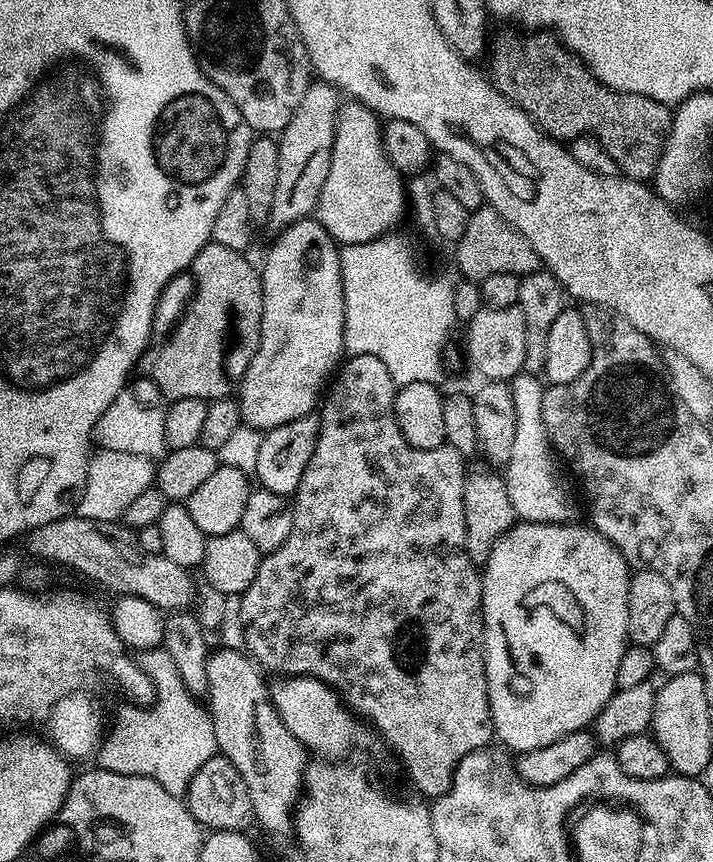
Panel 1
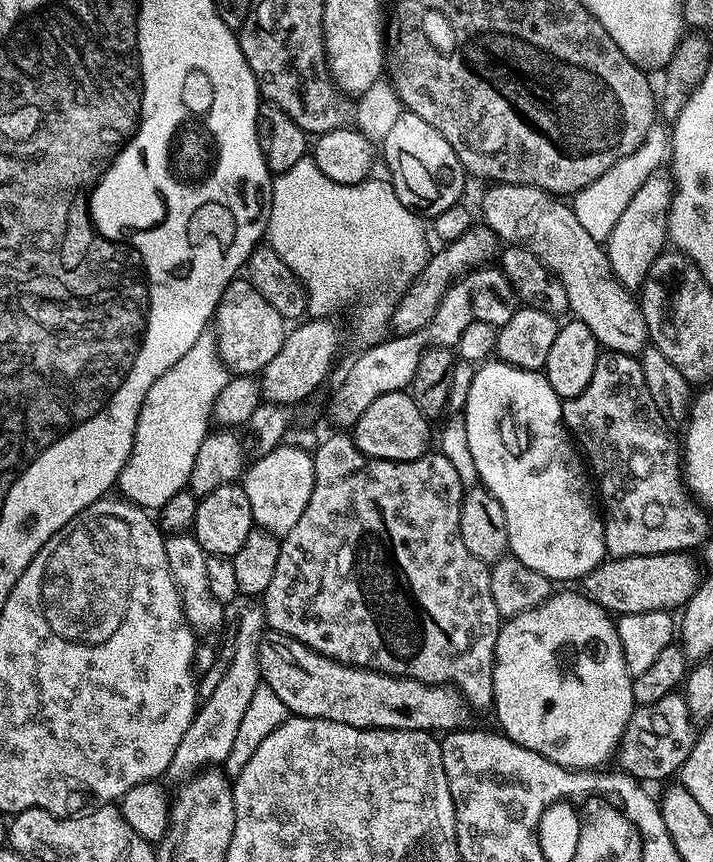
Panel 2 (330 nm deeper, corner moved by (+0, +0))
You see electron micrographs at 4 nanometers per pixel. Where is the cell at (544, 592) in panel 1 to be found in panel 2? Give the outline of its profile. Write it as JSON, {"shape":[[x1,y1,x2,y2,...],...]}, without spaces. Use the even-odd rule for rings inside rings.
{"shape":[[560,592,549,596,548,601,539,604,533,612,523,612,517,616,505,619,500,625,498,642,496,643,496,661,494,662,494,674,492,675,492,685,494,694,492,703,499,731,508,736,516,744,521,744,523,748,534,750,542,754,550,763,557,764,569,770,600,770,608,759,617,755,620,739,624,737,626,726,630,722,634,711,634,701,632,699,632,681,634,677,626,670,626,658,622,654,622,642,618,638,616,620,602,606,591,601,585,595,574,592]]}

